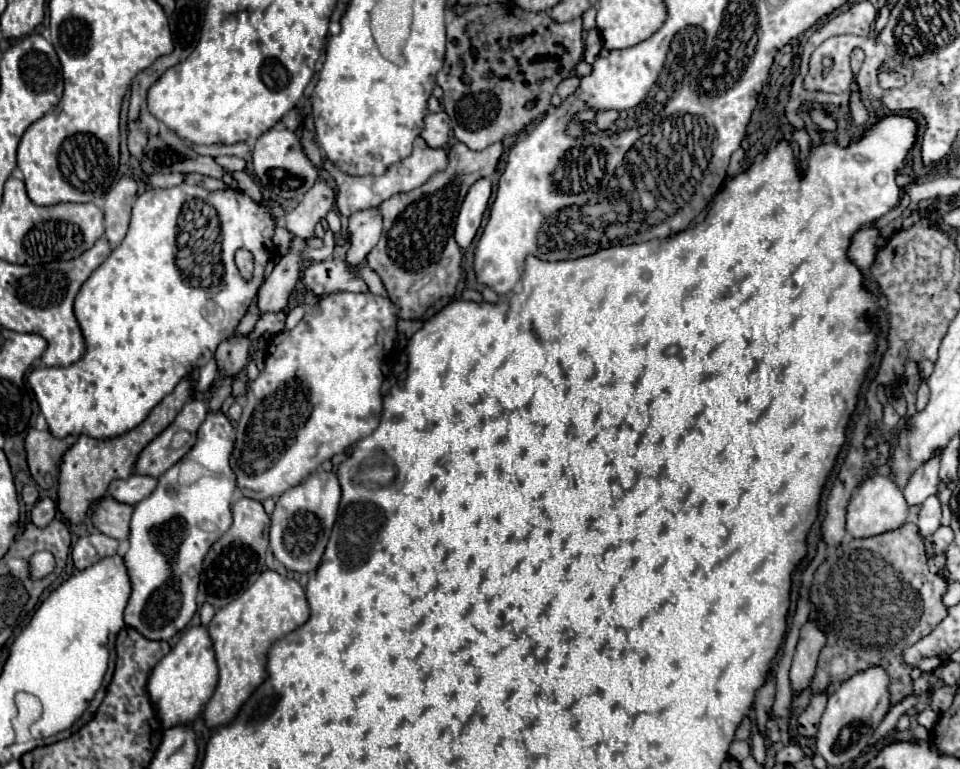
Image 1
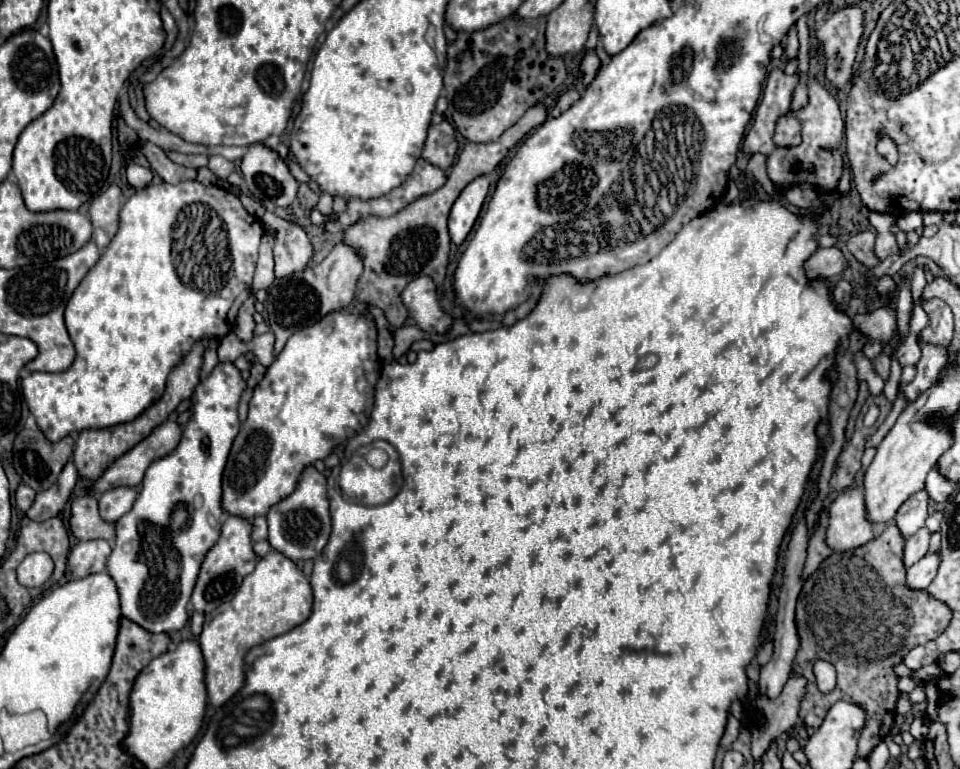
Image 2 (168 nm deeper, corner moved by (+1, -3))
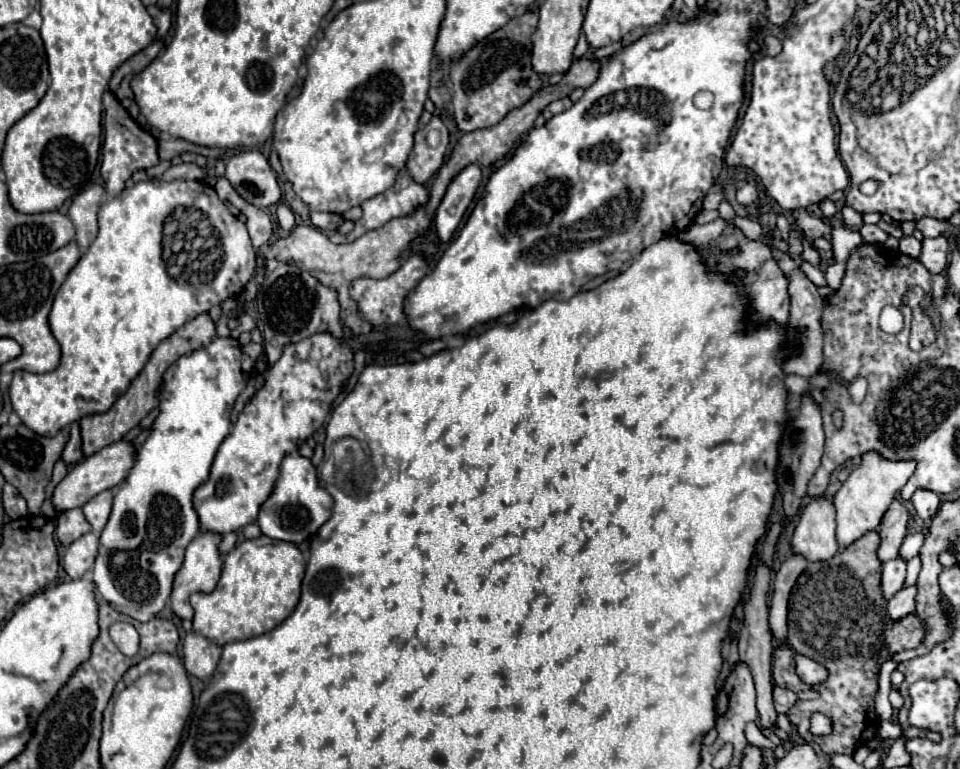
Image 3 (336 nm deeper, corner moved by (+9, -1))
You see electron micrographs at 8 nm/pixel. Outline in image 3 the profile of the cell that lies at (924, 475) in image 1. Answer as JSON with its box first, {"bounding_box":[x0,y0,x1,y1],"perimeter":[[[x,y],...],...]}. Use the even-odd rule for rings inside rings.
{"bounding_box":[877,499,909,563],"perimeter":[[[895,499],[889,509],[885,511],[877,531],[881,535],[881,545],[877,549],[877,557],[881,563],[891,561],[899,555],[899,547],[907,535],[909,529],[909,511],[905,509],[905,505]]]}

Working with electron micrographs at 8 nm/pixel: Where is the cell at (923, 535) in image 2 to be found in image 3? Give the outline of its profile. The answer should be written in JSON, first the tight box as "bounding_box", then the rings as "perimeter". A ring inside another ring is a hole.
{"bounding_box":[881,557,907,601],"perimeter":[[[899,557],[895,561],[883,563],[883,569],[881,569],[881,595],[883,595],[883,599],[889,601],[903,587],[905,567],[907,567],[907,563]]]}

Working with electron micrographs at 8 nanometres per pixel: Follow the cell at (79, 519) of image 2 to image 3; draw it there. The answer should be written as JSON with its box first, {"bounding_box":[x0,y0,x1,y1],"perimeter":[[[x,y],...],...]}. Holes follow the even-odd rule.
{"bounding_box":[55,509,91,547],"perimeter":[[[71,509],[71,511],[65,511],[61,515],[61,519],[57,517],[55,537],[63,547],[67,547],[69,543],[73,543],[75,539],[79,539],[81,535],[85,535],[89,531],[91,531],[91,525],[87,523],[81,509]]]}

